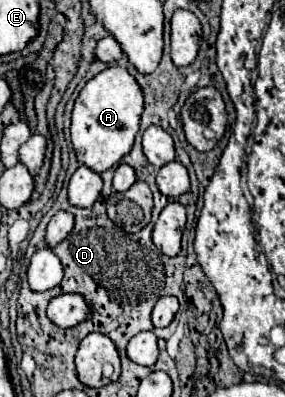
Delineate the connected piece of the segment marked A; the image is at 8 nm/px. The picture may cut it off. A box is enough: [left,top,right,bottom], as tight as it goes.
[72,67,144,173]

